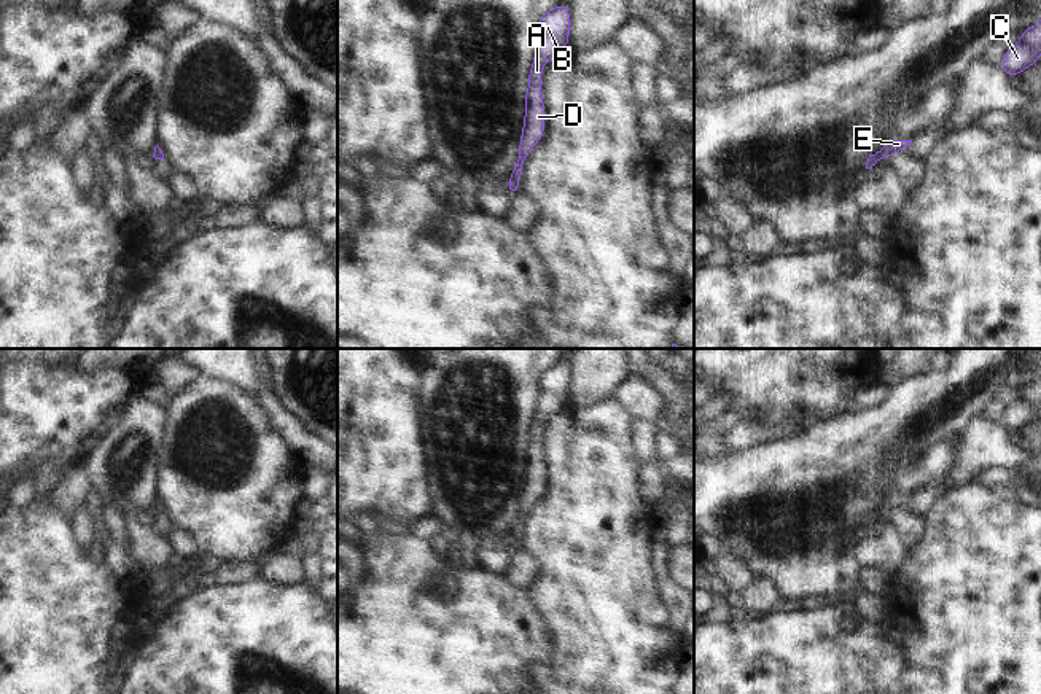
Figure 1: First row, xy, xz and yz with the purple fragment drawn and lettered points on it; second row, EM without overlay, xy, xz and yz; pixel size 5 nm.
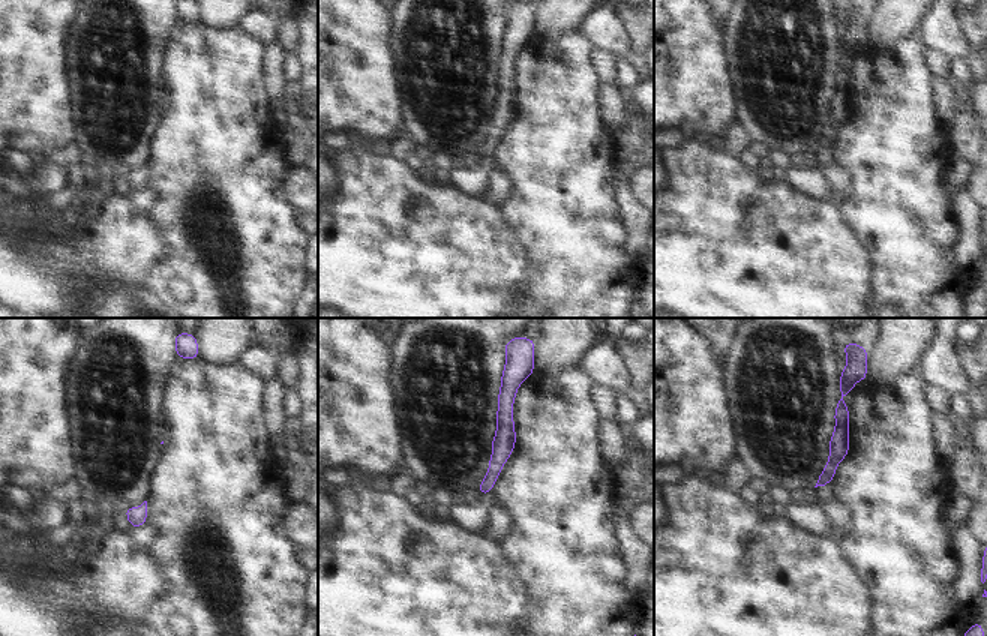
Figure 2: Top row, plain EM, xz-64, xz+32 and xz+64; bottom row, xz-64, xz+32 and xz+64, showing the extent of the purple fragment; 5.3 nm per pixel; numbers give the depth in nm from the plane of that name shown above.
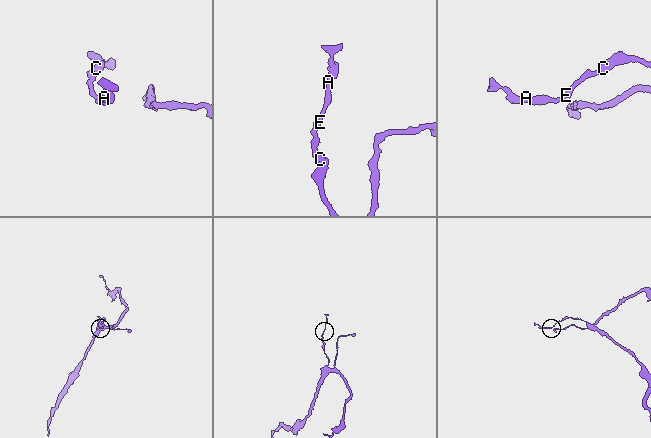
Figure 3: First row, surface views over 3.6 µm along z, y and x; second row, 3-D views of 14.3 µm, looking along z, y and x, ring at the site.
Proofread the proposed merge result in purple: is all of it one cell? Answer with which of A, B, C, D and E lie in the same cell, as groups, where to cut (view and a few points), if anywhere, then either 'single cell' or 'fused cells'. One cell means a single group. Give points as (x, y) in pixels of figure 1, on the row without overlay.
A B C D E | no cut | single cell

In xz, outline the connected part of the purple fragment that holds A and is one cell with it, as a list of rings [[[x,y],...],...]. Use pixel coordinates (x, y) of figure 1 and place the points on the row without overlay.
[[[556,361],[538,376],[538,398],[533,420],[528,427],[528,444],[525,447],[525,471],[522,493],[519,498],[519,516],[511,527],[509,540],[505,543],[509,549],[519,551],[519,536],[522,520],[533,503],[544,490],[546,466],[541,450],[541,430],[548,417],[557,412],[570,400],[570,366],[567,361]]]

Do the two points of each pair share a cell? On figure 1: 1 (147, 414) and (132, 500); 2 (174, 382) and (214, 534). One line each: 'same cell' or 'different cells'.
1: same cell
2: different cells

